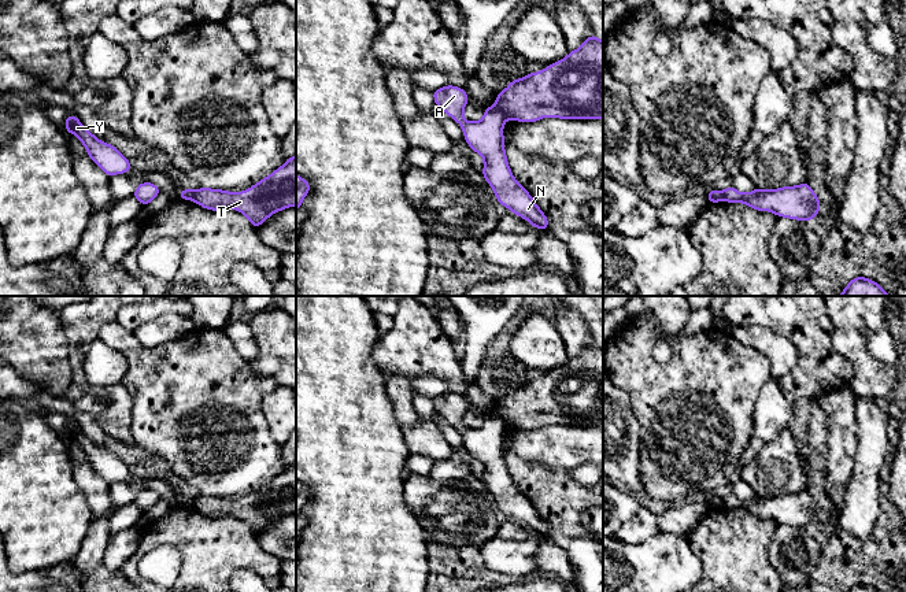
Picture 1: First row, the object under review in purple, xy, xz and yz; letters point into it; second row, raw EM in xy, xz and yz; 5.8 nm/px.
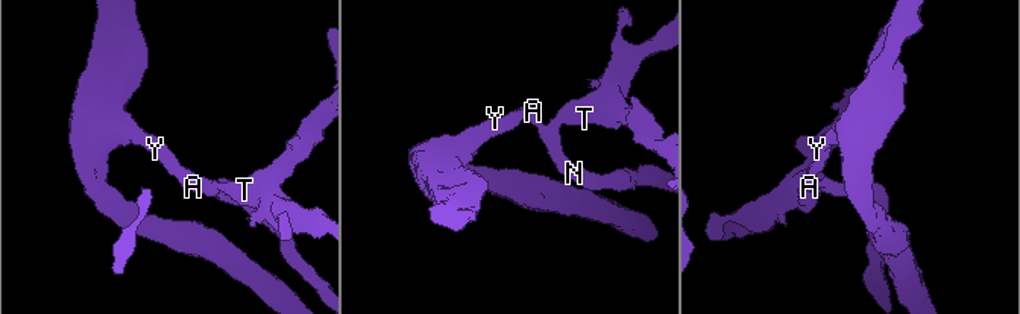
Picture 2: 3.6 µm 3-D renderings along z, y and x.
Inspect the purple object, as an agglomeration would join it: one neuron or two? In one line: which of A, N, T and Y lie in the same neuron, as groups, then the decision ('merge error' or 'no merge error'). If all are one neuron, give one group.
groups A N Y / T; merge error

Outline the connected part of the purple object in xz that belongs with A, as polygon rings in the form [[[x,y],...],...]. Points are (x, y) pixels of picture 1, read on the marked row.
[[[447,85],[433,90],[437,107],[456,121],[463,130],[469,147],[484,158],[481,173],[496,195],[496,200],[511,210],[515,215],[526,219],[533,227],[546,232],[548,218],[533,201],[529,192],[522,188],[507,164],[504,153],[503,125],[507,115],[496,106],[485,108],[478,122],[467,122],[463,118],[463,108],[469,103],[463,88]]]

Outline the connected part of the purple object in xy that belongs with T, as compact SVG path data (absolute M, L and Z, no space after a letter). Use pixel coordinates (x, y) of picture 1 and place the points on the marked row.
M296 155L247 190L233 193L221 189L199 188L193 192L192 200L203 208L214 211L234 208L244 214L254 227L258 229L271 214L296 206Z

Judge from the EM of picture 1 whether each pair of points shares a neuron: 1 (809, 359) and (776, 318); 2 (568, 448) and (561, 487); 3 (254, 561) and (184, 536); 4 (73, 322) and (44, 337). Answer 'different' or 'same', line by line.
1: same
2: different
3: same
4: different

